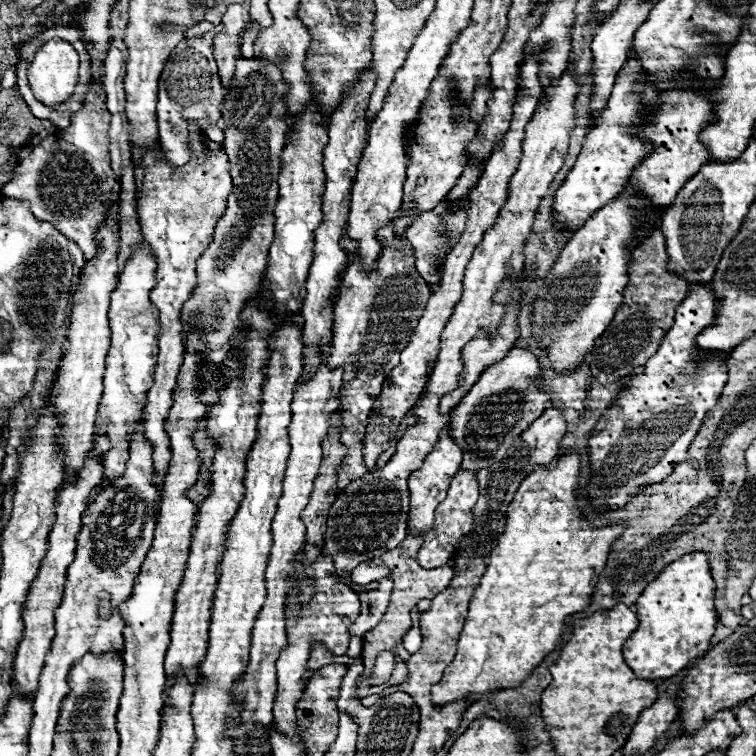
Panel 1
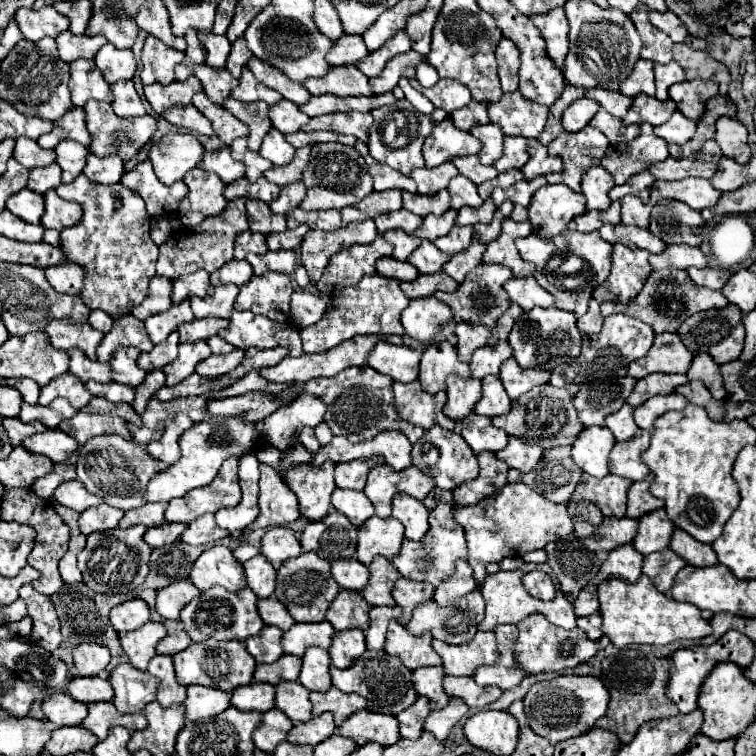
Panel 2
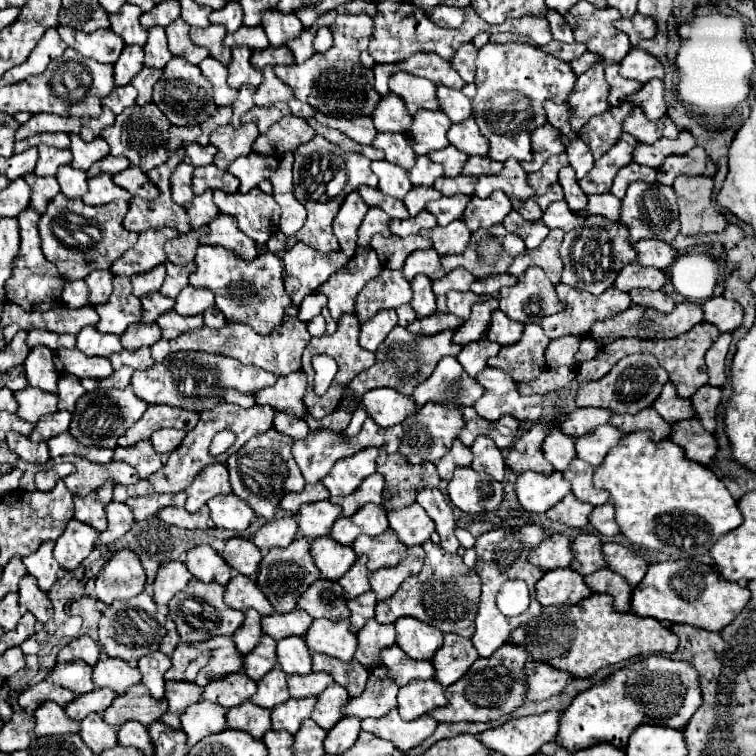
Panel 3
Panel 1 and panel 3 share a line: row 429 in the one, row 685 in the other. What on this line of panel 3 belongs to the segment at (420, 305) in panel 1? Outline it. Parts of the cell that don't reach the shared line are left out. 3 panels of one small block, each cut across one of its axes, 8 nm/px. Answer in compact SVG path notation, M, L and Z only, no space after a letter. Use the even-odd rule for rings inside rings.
M314 654L312 660L314 660L312 666L330 666L330 668L314 668L314 672L324 670L324 672L332 674L332 678L338 684L342 684L350 696L360 696L360 692L364 690L366 680L368 680L368 670L364 666L360 666L356 660L342 662L328 654Z

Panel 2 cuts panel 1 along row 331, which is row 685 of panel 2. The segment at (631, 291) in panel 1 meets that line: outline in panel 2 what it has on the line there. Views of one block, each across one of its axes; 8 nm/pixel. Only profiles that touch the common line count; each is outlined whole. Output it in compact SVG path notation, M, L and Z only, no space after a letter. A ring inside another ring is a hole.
M624 648L616 656L602 660L602 682L610 692L610 706L606 716L602 716L596 726L614 732L622 744L628 744L638 728L648 720L676 716L678 708L668 700L668 658L656 658L652 652L644 652L638 648Z

